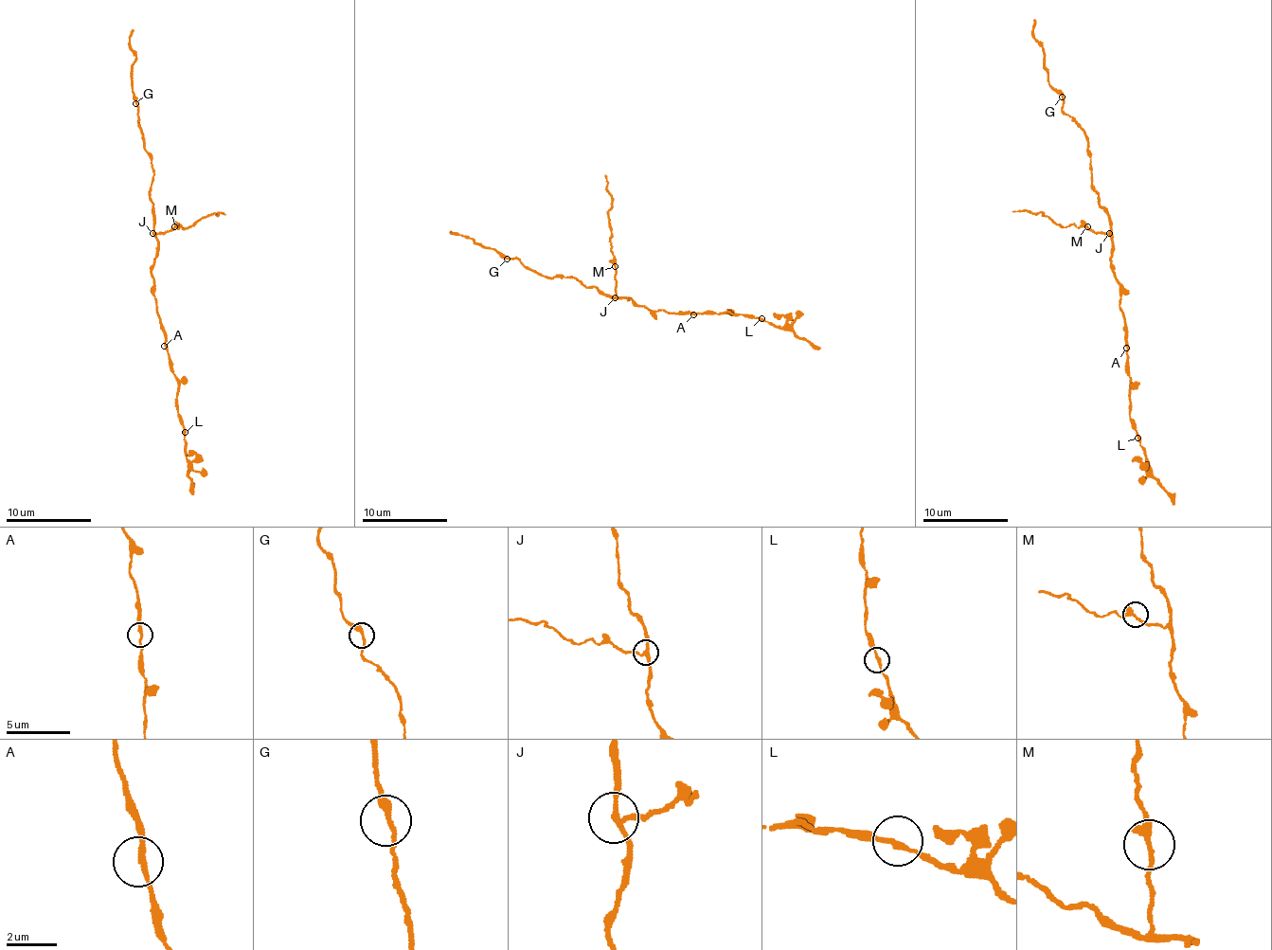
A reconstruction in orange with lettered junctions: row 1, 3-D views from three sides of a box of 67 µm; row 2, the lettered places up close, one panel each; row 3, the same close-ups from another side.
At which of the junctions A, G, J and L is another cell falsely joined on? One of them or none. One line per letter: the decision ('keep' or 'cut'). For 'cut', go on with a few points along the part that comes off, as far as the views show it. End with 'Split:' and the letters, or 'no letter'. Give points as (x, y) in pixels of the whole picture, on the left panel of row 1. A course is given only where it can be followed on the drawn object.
A: keep
G: keep
J: cut; foreign part runs (152, 233), (167, 232), (174, 226), (185, 229), (212, 214), (223, 215)
L: keep
Split: J

